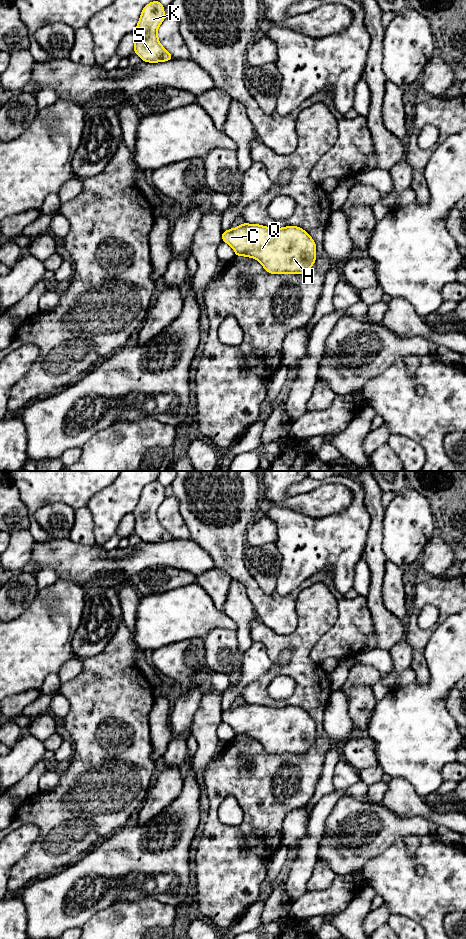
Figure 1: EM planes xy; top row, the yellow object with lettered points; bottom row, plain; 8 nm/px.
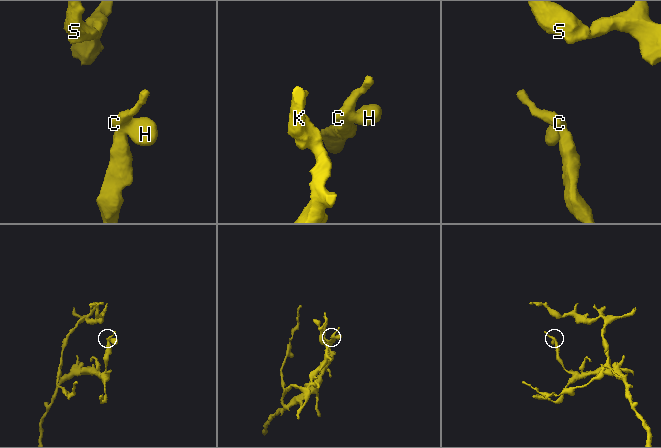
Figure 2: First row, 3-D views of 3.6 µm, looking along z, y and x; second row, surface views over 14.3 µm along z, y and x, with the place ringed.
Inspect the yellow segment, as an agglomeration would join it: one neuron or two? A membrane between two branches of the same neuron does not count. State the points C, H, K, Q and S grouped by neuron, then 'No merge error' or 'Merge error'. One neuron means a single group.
Groups: C H K Q S. No merge error

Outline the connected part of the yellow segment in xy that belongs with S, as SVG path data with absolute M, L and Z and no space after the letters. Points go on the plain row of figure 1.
M158 480L148 483L143 488L139 502L133 511L134 533L142 541L157 543L173 539L158 519L157 511L165 498L164 486Z

